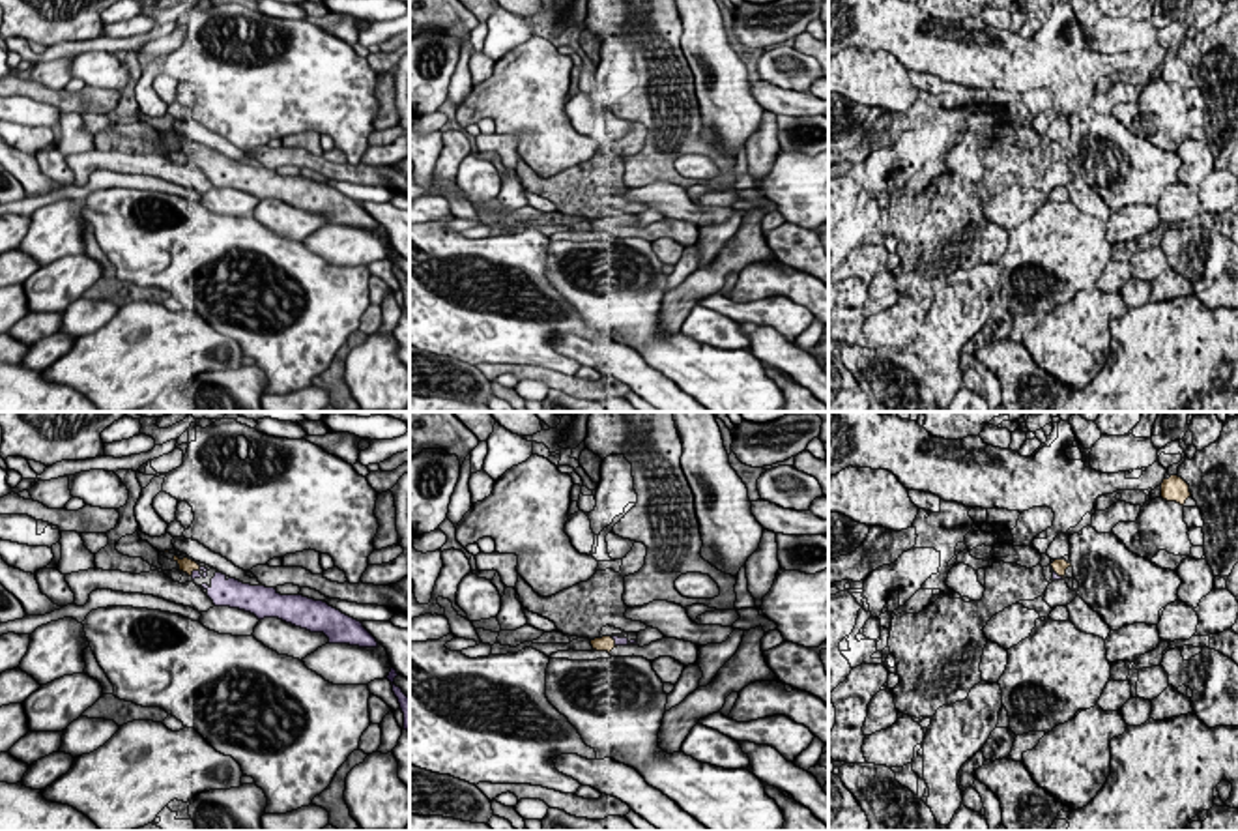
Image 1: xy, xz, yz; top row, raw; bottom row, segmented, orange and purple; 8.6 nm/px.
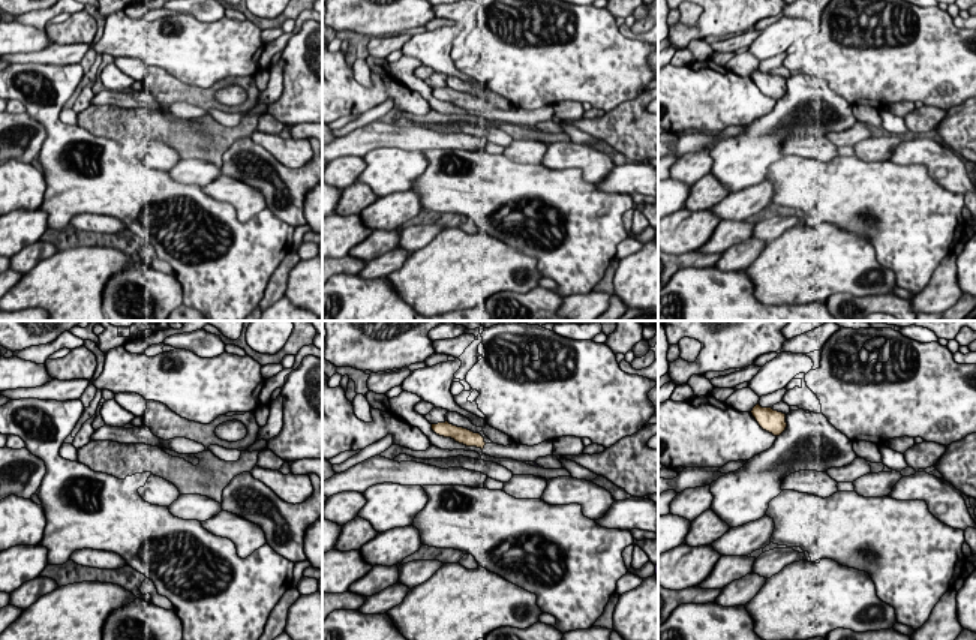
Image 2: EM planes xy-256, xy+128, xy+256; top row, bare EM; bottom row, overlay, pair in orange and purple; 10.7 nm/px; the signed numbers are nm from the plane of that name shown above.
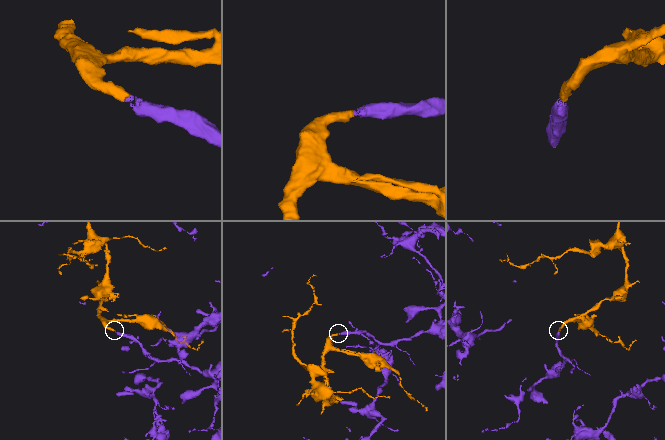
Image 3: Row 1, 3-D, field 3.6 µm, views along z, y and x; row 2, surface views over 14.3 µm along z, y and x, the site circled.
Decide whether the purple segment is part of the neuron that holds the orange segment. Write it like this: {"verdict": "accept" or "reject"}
{"verdict": "accept"}

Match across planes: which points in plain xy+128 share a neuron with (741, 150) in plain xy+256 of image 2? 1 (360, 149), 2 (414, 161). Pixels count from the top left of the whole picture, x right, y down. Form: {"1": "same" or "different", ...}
{"1": "different", "2": "same"}

